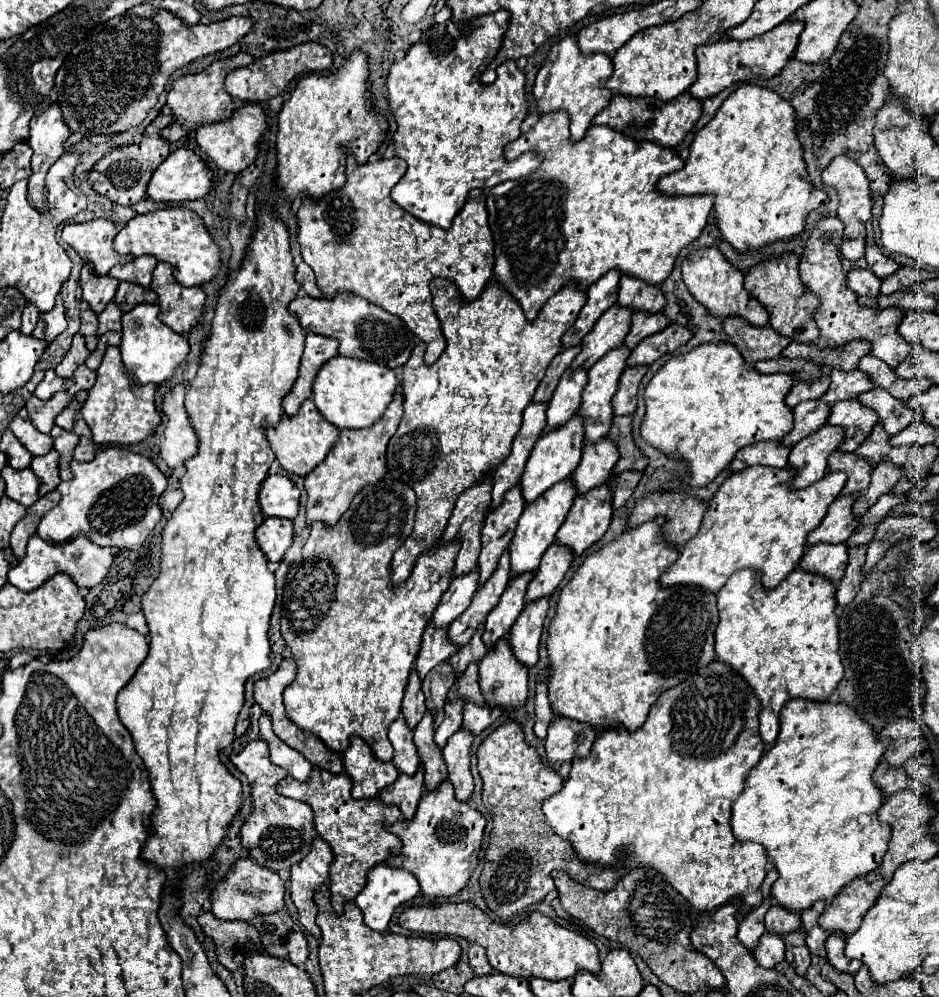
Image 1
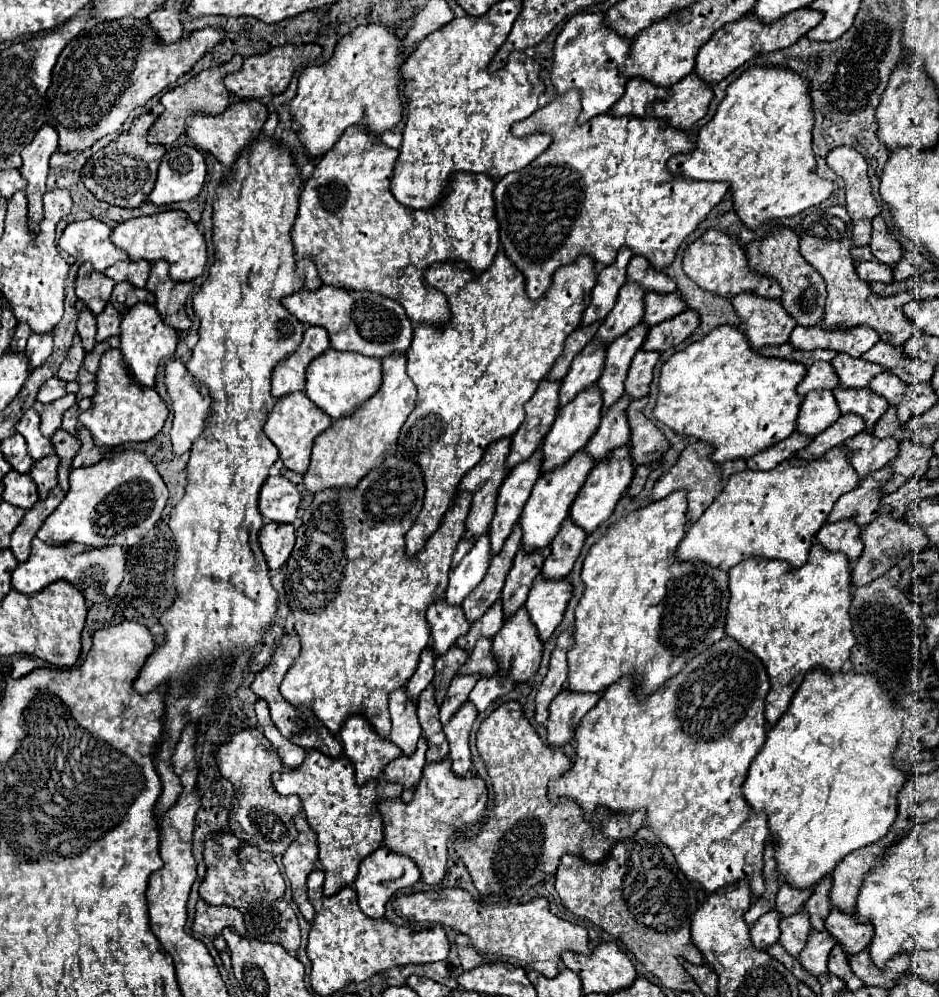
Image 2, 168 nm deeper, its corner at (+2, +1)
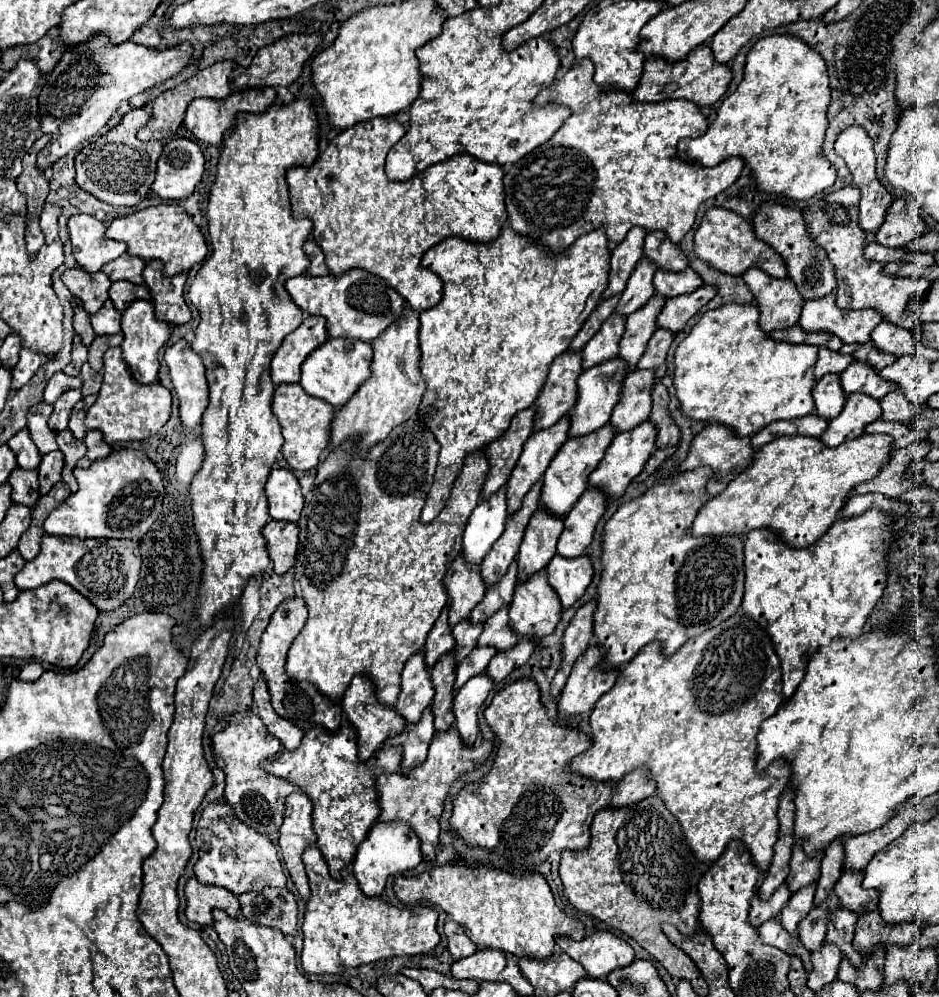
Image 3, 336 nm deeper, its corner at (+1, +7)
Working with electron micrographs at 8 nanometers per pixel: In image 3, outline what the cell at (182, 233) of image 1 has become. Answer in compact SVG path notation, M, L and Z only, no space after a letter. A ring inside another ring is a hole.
M162 203L156 207L146 207L142 211L130 213L126 217L116 217L106 229L106 237L114 241L124 241L128 245L128 255L136 255L144 261L160 259L164 263L166 277L190 271L196 263L202 263L204 257L208 255L202 231L194 225L186 209L174 203Z

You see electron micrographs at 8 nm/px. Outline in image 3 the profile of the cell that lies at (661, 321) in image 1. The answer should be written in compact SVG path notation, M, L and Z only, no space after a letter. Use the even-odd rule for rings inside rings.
M692 269L682 271L682 275L666 275L664 271L656 271L656 275L654 275L656 293L666 299L692 293L700 285L702 285L702 279Z

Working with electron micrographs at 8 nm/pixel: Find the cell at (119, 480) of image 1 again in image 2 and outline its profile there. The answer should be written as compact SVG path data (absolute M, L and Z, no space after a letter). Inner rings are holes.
M133 449L107 455L97 465L73 469L69 483L71 489L63 503L37 531L37 537L47 545L83 543L87 547L121 545L129 549L155 527L169 499L169 491L153 463Z

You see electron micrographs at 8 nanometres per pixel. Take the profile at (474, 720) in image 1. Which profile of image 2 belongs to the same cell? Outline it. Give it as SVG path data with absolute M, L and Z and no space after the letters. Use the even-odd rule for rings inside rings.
M481 677L477 681L477 685L473 687L471 695L469 695L469 701L477 707L479 713L485 713L487 707L497 701L501 695L509 693L513 689L513 681L505 681L505 677Z

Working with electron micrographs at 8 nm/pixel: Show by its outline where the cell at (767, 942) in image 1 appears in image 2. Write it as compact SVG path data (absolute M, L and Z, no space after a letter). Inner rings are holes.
M773 909L769 913L765 913L765 917L761 917L757 921L757 925L753 925L751 929L751 941L757 949L767 949L771 943L779 941L779 921L781 915Z

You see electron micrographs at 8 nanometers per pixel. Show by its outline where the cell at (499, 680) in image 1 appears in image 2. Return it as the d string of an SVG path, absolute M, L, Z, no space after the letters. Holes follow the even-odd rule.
M525 607L509 617L493 637L493 655L499 661L499 671L517 683L529 679L539 669L543 643Z

